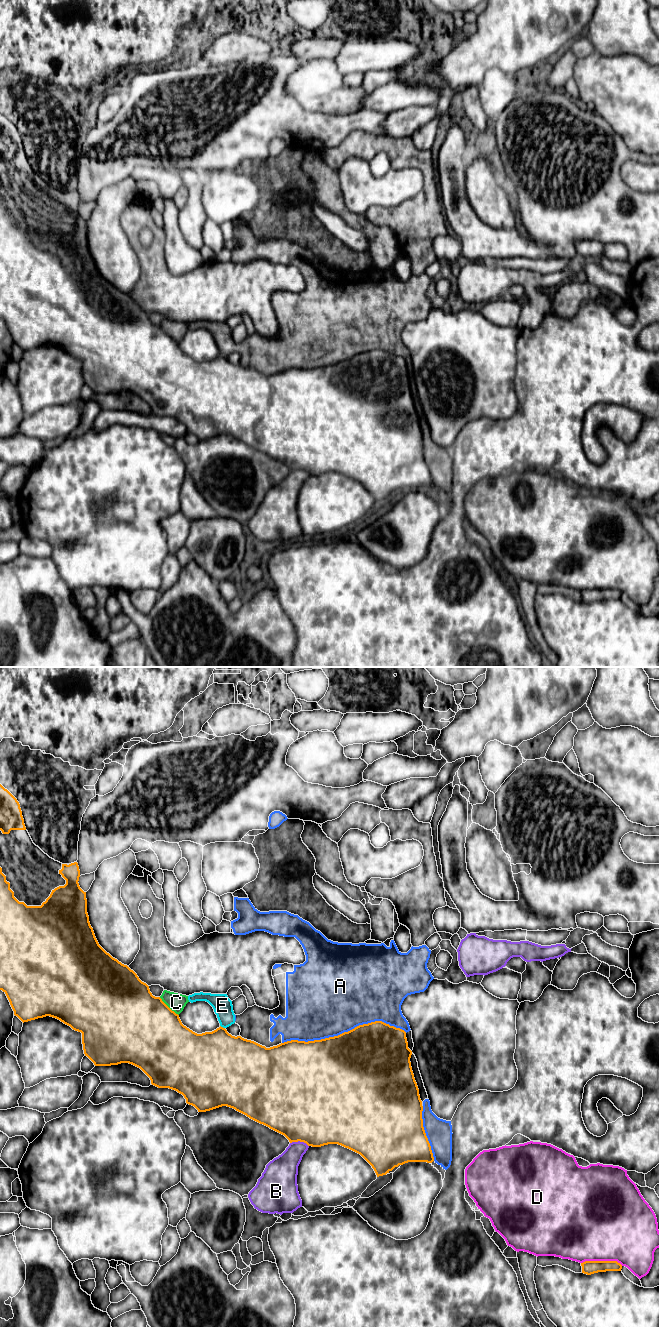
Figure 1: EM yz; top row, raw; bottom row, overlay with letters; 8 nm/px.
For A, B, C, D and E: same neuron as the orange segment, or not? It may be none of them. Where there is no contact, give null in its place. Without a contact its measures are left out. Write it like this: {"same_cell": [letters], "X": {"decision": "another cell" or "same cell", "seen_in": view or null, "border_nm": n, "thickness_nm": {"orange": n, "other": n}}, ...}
{"same_cell": [], "A": {"decision": "another cell", "seen_in": "yz", "border_nm": 1000, "thickness_nm": {"orange": 500, "other": 500}}, "B": {"decision": "another cell", "seen_in": "yz", "border_nm": 160, "thickness_nm": {"orange": 500, "other": 200}}, "C": {"decision": "another cell", "seen_in": "yz", "border_nm": 220, "thickness_nm": {"orange": 500, "other": 150}}, "D": {"decision": "another cell", "seen_in": "yz", "border_nm": 340, "thickness_nm": {"orange": 110, "other": 500}}, "E": {"decision": "another cell", "seen_in": "yz", "border_nm": 50, "thickness_nm": {"orange": 420, "other": 160}}}

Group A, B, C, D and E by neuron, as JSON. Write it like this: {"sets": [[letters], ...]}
{"sets": [["A", "C", "E"], ["B"], ["D"]]}

